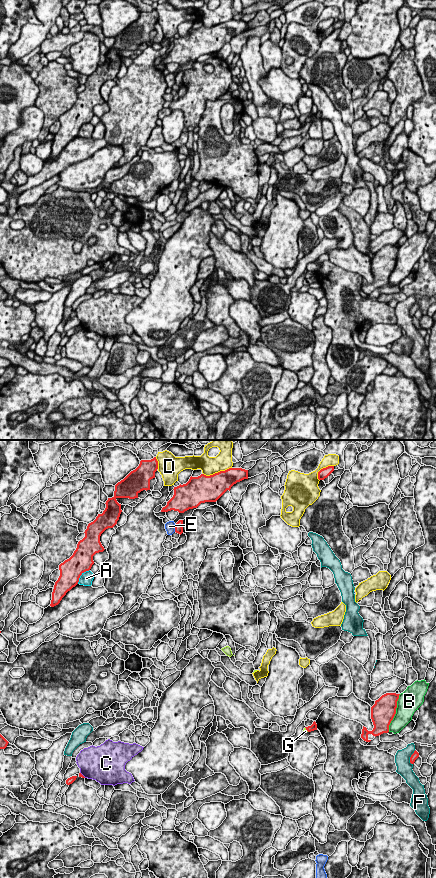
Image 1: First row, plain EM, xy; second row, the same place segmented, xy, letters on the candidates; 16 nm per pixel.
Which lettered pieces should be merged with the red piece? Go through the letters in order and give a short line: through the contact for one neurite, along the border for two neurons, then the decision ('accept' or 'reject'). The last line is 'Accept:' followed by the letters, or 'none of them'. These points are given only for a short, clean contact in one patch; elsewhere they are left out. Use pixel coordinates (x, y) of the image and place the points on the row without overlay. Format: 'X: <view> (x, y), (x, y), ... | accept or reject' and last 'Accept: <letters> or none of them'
A: reject
B: reject
C: reject
D: reject
E: reject
F: reject
G: xy (313, 279), (306, 281), (305, 283) | accept
Accept: G

